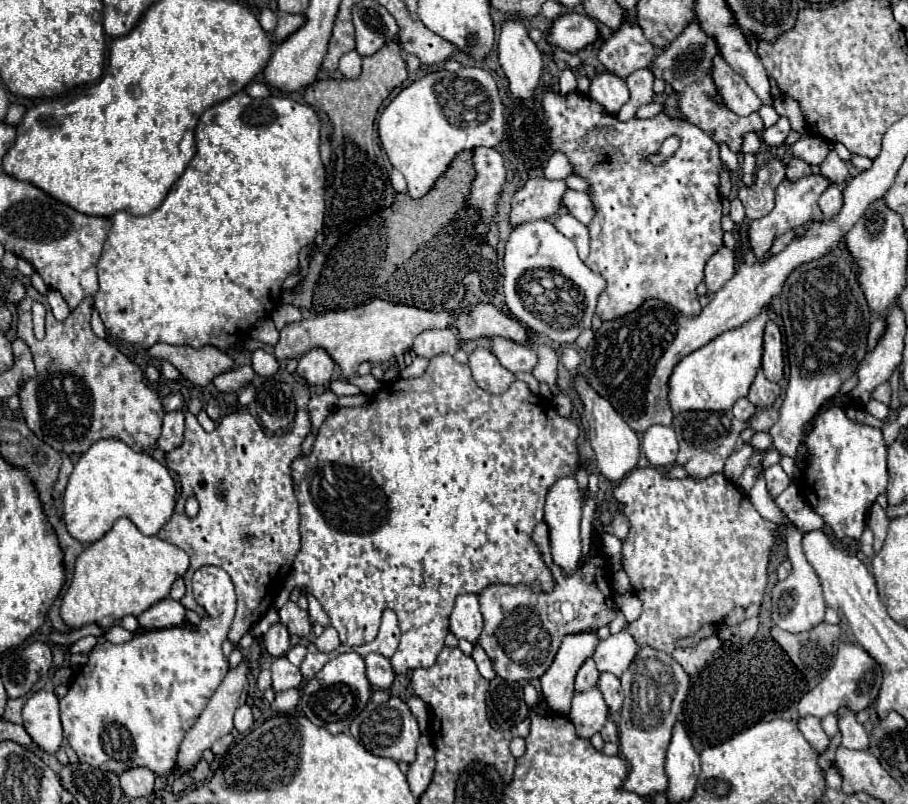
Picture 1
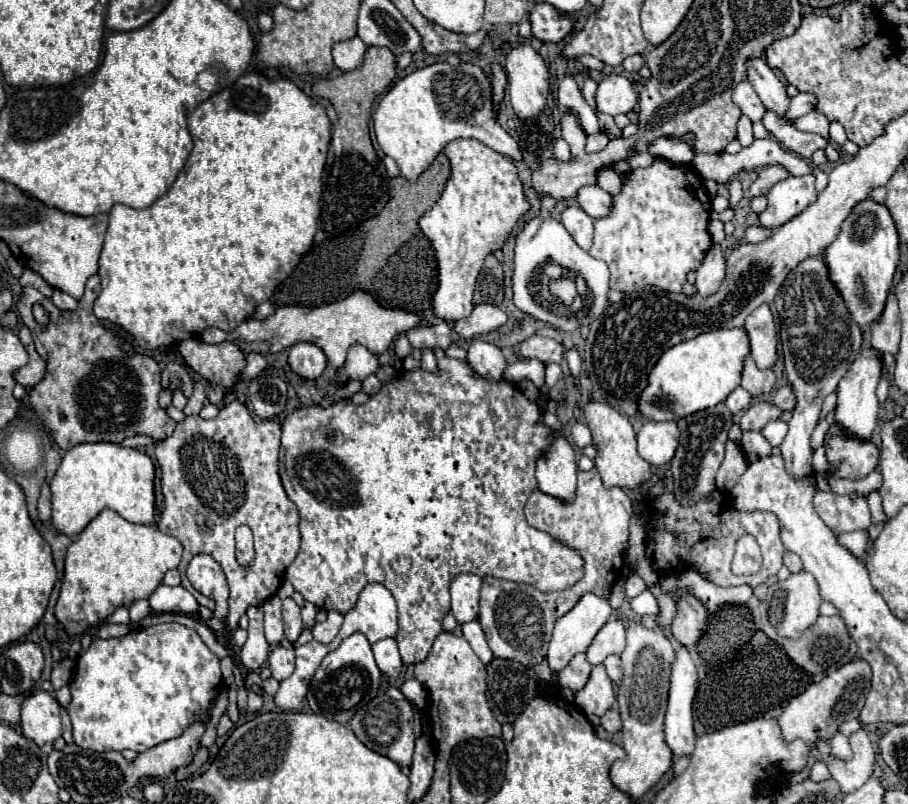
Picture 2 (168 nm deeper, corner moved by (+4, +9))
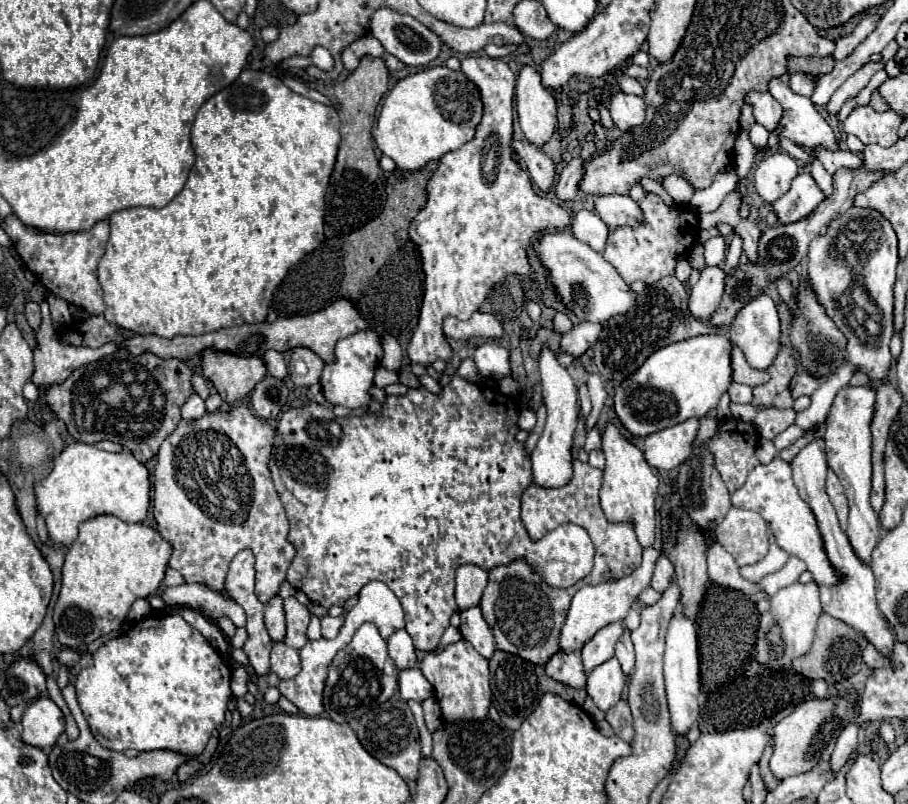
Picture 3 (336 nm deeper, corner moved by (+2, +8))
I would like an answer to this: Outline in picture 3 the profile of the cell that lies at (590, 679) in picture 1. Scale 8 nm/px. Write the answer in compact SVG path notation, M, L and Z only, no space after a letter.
M556 653L548 663L546 663L546 673L574 689L584 689L586 687L586 671L582 665L580 653Z

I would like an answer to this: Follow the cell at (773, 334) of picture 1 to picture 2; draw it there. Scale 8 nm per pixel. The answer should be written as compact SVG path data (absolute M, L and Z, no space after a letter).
M768 304L758 306L744 322L744 330L750 340L750 354L760 370L770 368L776 362L776 326Z

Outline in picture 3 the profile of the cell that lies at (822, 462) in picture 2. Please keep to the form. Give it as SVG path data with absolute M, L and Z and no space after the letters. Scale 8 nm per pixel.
M846 385L836 393L830 415L826 419L826 461L828 467L836 473L840 483L846 489L850 503L850 519L848 519L848 539L856 549L856 555L862 561L870 563L870 553L878 543L880 525L878 517L870 505L870 479L872 479L872 433L870 423L876 409L876 389L868 385Z

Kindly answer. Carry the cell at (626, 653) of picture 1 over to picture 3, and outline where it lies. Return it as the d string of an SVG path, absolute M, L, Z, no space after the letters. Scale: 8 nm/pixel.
M610 623L604 629L600 629L584 647L582 647L582 661L584 661L584 669L586 673L590 673L594 667L602 665L604 661L608 661L614 655L614 645L620 639L620 635L624 633L624 625L618 623Z

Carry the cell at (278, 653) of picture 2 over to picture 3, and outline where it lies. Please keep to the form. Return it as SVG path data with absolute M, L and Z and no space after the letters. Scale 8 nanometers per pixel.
M278 641L272 647L272 655L270 655L270 665L272 671L280 677L280 679L292 679L300 673L300 657L298 651L288 647L286 643Z

